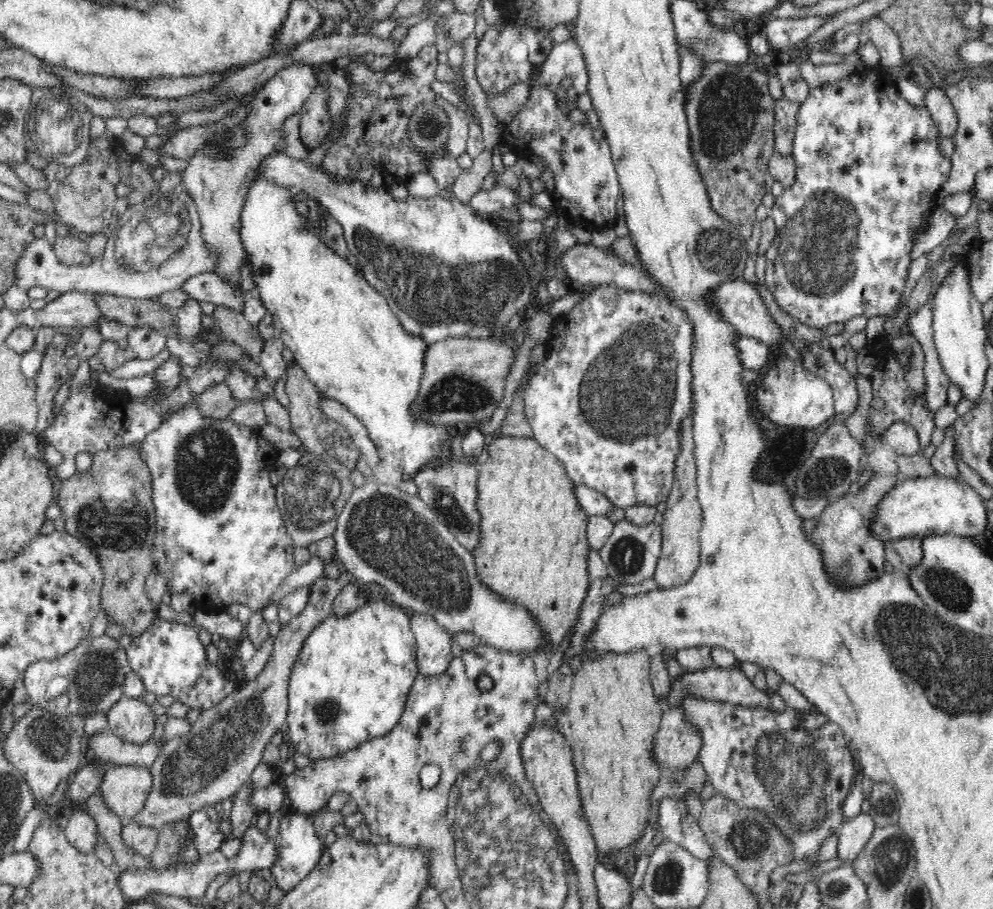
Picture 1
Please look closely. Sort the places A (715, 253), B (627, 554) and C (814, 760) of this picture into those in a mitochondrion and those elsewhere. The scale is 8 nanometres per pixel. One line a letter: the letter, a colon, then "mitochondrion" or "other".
A: mitochondrion
B: mitochondrion
C: mitochondrion

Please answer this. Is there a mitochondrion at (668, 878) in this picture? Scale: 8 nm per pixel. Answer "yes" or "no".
yes

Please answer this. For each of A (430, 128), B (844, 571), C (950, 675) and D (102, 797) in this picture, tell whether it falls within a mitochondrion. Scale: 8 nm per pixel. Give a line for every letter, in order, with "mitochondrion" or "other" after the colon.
A: mitochondrion
B: mitochondrion
C: mitochondrion
D: other

